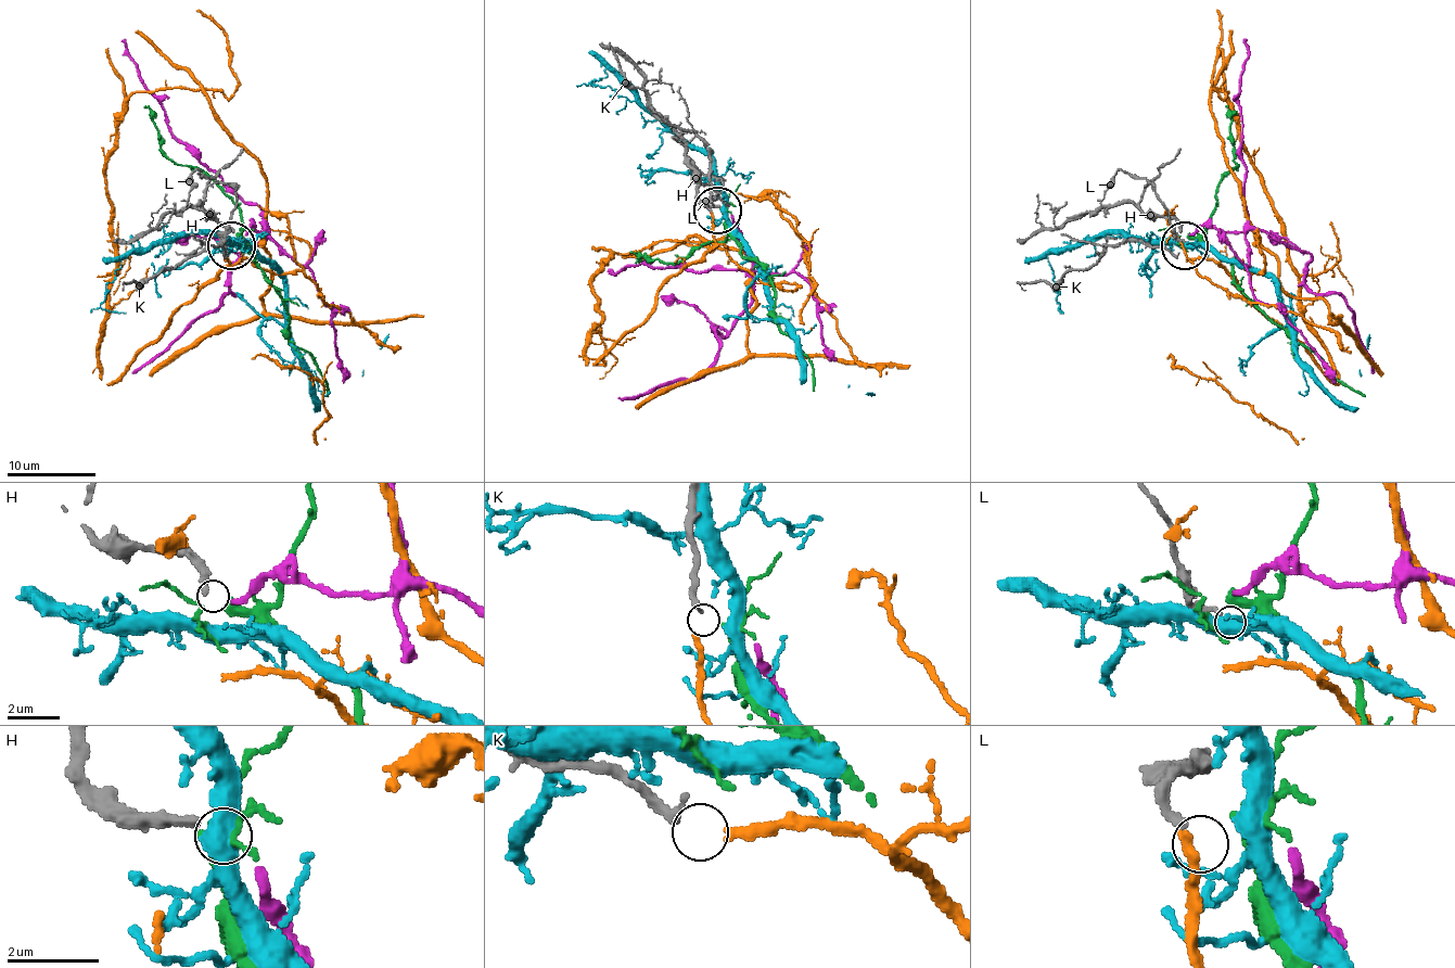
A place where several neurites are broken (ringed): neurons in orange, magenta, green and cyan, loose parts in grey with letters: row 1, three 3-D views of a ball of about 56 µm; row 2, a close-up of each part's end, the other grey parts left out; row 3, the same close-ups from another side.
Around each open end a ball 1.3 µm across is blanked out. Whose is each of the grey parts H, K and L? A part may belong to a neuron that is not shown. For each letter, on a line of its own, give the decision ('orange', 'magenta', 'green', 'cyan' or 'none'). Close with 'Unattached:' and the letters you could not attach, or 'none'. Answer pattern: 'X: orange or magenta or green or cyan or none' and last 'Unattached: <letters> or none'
H: green
K: orange
L: none
Unattached: L

